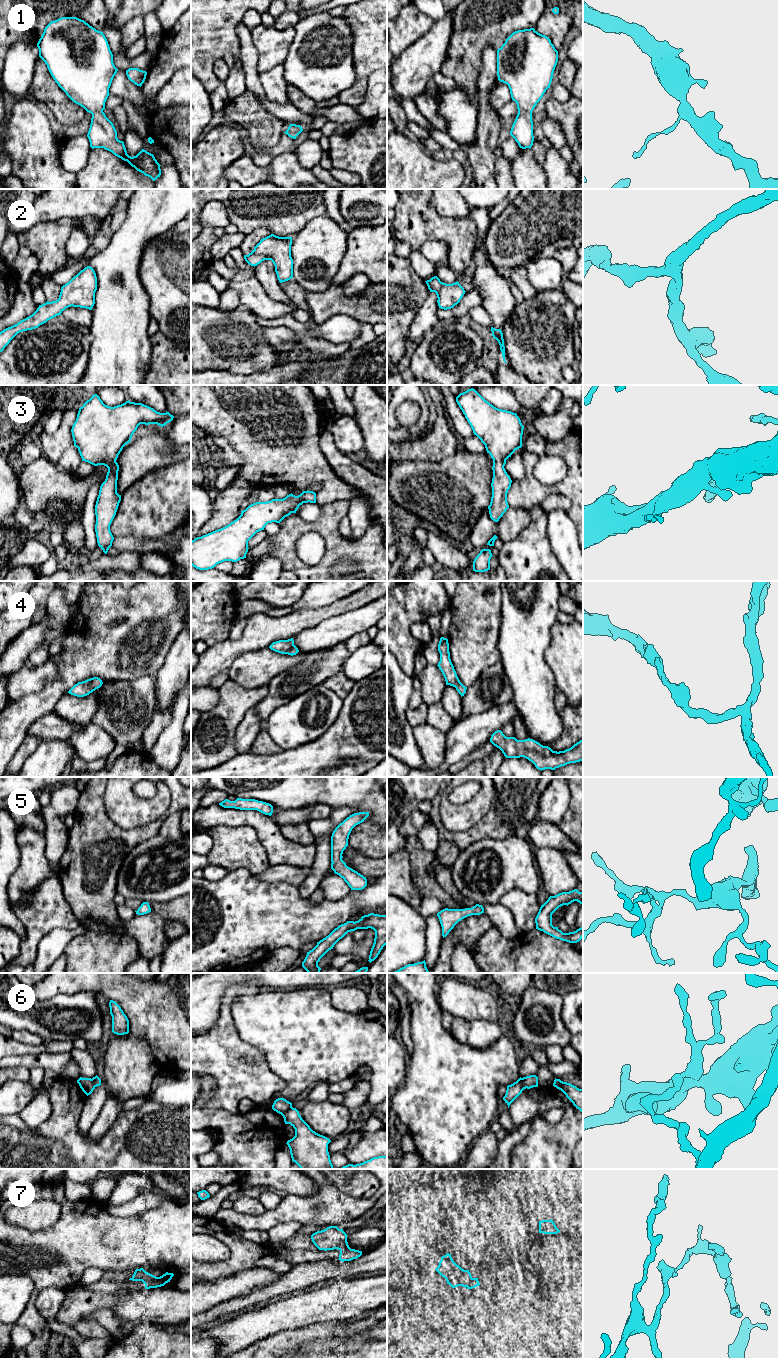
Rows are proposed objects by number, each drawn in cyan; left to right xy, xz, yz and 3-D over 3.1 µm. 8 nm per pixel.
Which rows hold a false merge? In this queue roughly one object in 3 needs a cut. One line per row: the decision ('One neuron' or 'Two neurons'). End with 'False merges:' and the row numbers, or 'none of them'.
1: One neuron
2: One neuron
3: One neuron
4: One neuron
5: One neuron
6: Two neurons
7: Two neurons
False merges: 6, 7

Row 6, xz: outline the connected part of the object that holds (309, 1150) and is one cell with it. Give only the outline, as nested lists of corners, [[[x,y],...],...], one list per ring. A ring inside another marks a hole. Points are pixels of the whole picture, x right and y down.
[[[291,1107],[282,1116],[285,1124],[295,1129],[295,1136],[286,1143],[292,1161],[300,1169],[334,1169],[328,1152],[331,1140],[313,1131],[296,1108]]]

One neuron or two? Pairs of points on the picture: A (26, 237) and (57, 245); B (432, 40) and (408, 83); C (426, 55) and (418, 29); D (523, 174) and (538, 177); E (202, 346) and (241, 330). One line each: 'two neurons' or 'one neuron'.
A: one neuron
B: one neuron
C: two neurons
D: one neuron
E: one neuron

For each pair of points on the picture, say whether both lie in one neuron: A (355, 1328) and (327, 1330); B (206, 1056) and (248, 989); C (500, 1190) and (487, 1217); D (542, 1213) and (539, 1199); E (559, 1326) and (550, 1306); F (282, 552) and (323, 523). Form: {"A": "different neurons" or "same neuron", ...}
{"A": "same neuron", "B": "same neuron", "C": "different neurons", "D": "same neuron", "E": "different neurons", "F": "same neuron"}

